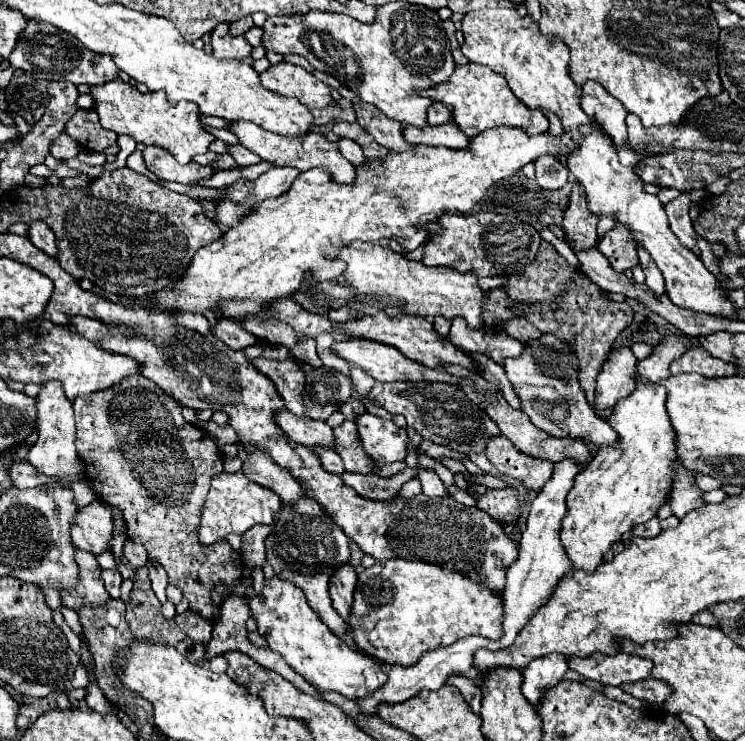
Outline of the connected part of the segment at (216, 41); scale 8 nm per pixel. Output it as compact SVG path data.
M218 24L212 30L212 54L216 58L248 58L252 52L252 46L244 36L230 36L228 34L228 24Z

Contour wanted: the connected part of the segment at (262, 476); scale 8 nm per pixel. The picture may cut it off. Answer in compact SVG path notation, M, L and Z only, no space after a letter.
M262 450L248 452L248 458L242 464L242 472L244 476L248 476L248 480L264 488L270 488L290 504L294 504L300 496L304 496L300 484L290 476L290 472L272 462L272 458Z

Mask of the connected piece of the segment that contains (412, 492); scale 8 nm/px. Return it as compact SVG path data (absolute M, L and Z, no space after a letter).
M412 478L412 480L408 480L396 494L394 494L394 498L398 498L398 496L402 496L402 498L408 498L408 496L416 496L416 494L420 494L420 480L418 478Z

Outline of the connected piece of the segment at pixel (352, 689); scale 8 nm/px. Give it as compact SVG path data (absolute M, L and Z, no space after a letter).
M272 576L264 582L260 594L250 588L244 596L250 606L250 616L254 618L260 636L266 638L268 648L282 654L294 672L320 690L336 690L346 698L358 700L366 696L366 690L378 690L388 680L386 670L382 670L372 656L350 648L320 620L320 616L310 608L304 592L300 592L292 582Z

